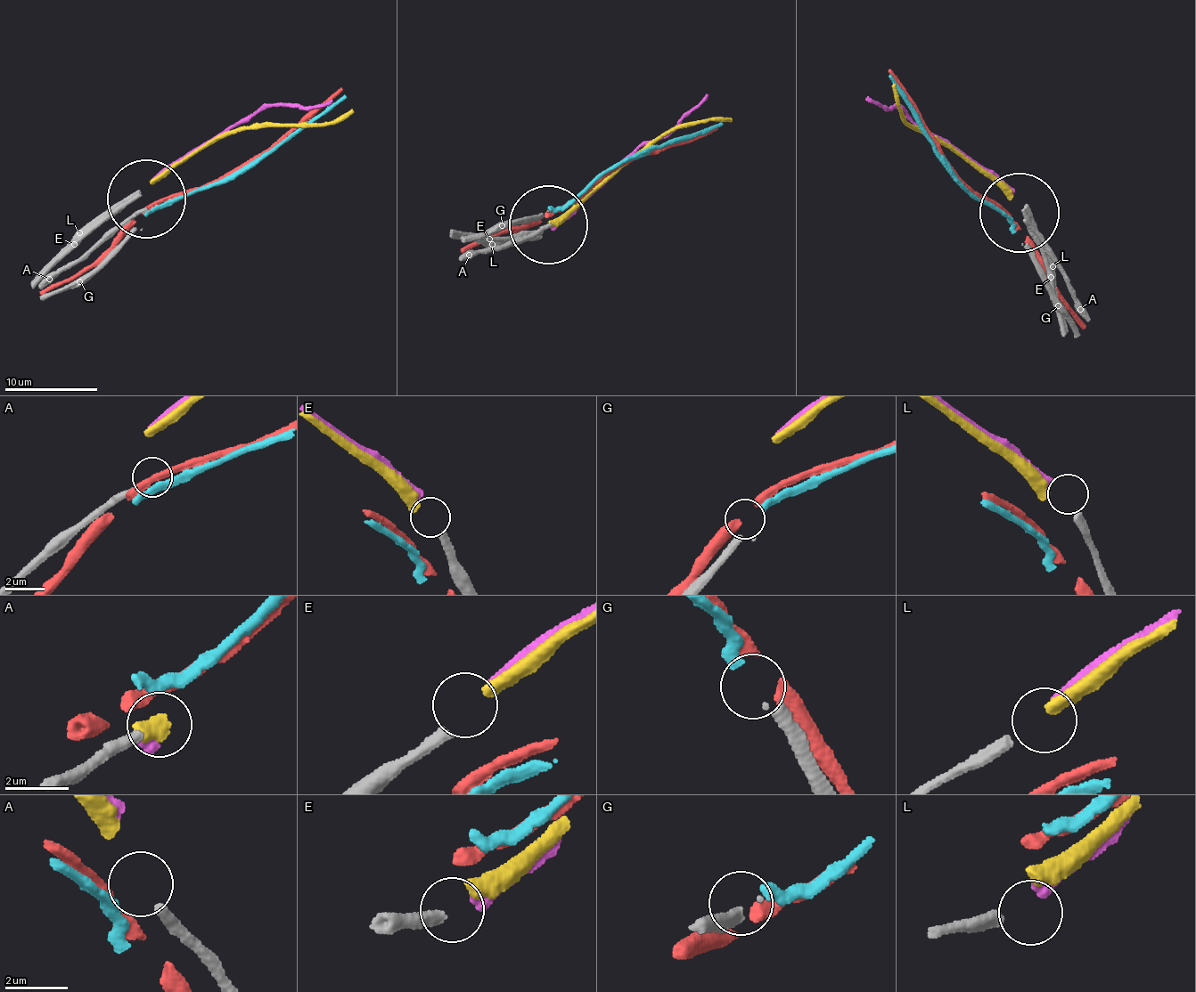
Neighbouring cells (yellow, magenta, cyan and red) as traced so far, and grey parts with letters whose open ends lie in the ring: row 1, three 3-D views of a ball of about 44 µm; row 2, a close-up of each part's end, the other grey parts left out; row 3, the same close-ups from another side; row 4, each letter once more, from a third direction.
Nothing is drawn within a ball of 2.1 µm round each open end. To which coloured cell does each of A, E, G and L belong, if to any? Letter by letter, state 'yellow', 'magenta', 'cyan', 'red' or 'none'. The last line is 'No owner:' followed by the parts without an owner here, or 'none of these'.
A: none
E: yellow
G: cyan
L: magenta
No owner: A

